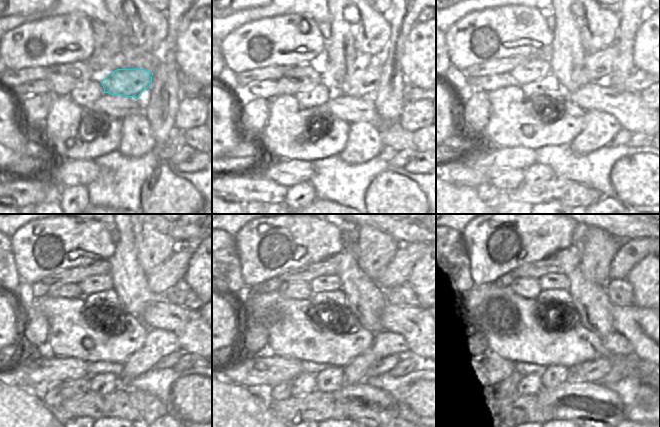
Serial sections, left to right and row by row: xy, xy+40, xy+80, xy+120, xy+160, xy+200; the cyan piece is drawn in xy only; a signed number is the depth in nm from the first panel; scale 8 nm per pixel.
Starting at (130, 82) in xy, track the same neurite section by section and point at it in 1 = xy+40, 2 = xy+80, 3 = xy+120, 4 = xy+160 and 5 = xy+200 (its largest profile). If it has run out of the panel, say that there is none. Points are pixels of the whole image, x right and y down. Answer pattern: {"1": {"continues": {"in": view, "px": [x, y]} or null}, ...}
{"1": {"continues": {"in": "xy+40", "px": [363, 82]}}, "2": {"continues": {"in": "xy+80", "px": [600, 61]}}, "3": {"continues": {"in": "xy+120", "px": [172, 271]}}, "4": {"continues": {"in": "xy+160", "px": [397, 271]}}, "5": {"continues": {"in": "xy+200", "px": [630, 253]}}}

